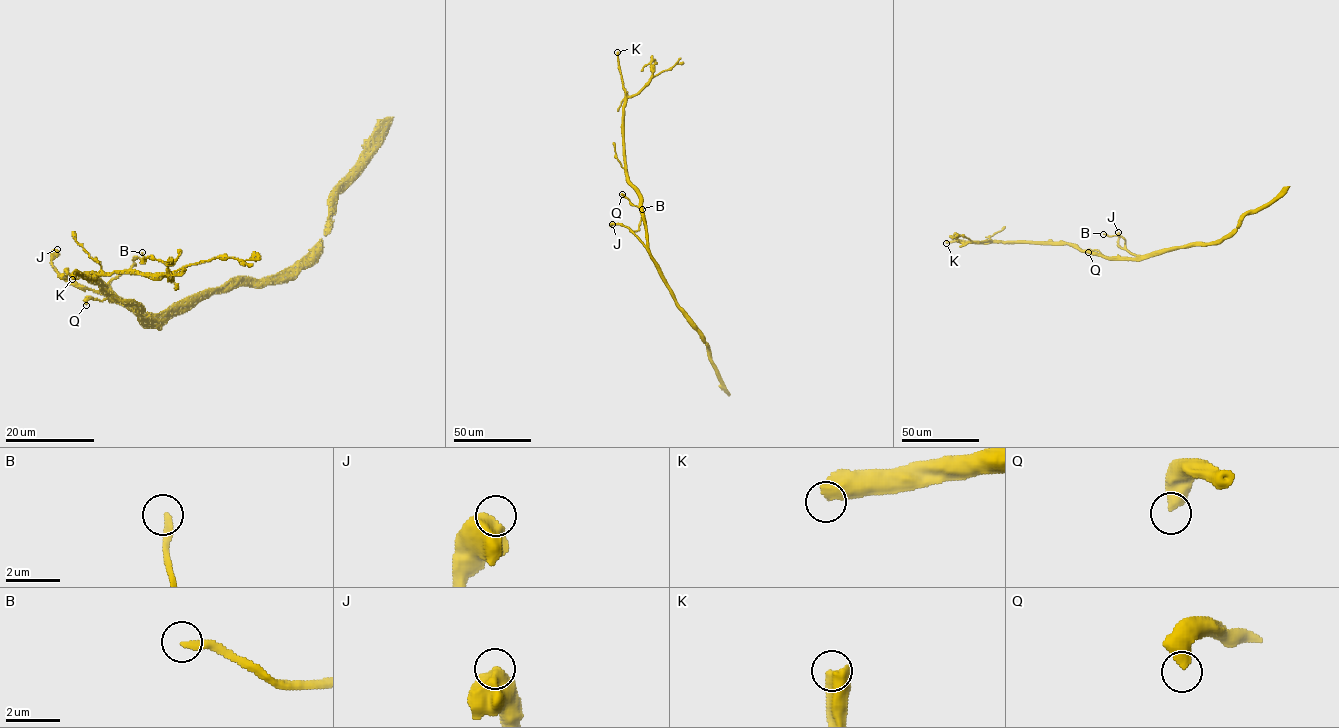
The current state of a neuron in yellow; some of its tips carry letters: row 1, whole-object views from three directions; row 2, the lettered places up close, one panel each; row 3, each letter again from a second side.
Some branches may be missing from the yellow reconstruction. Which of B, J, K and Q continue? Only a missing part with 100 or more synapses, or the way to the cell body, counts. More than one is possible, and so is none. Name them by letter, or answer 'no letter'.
K

